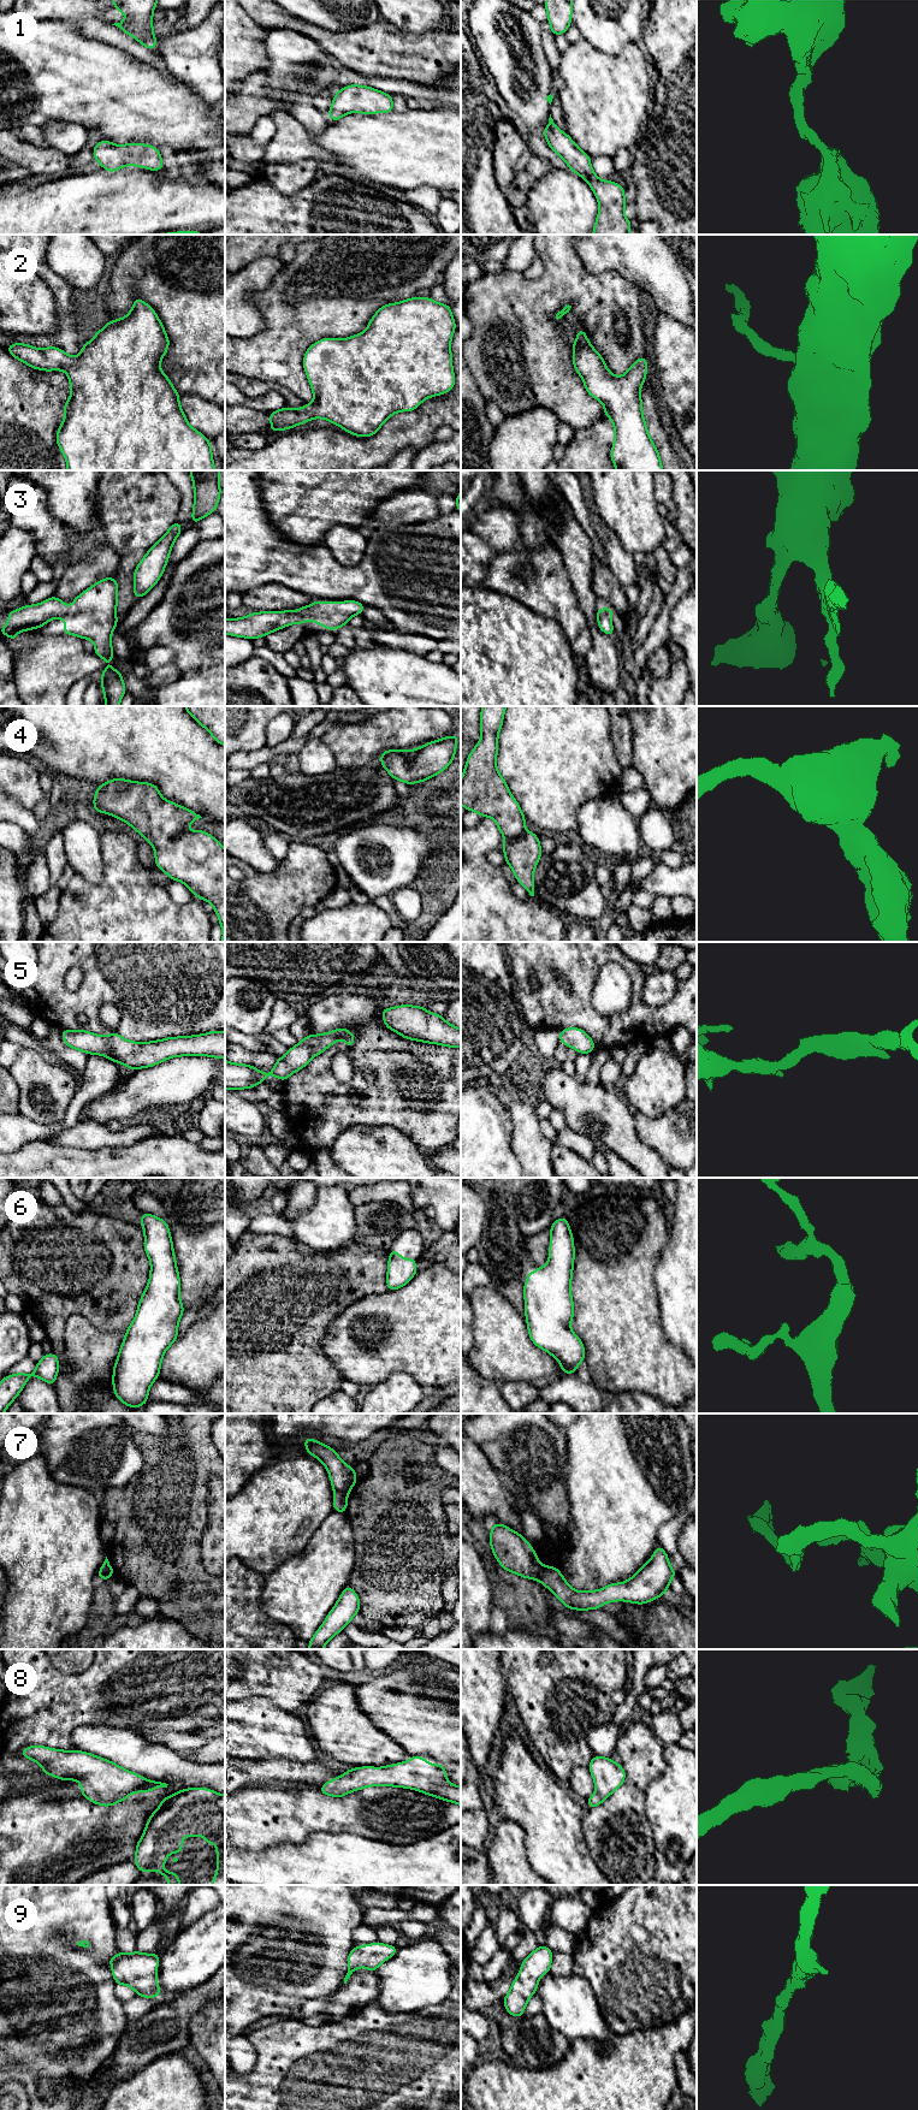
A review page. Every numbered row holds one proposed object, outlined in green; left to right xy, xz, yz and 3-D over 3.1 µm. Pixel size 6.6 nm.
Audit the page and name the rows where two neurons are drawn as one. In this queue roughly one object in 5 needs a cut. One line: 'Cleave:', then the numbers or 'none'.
Cleave: 7

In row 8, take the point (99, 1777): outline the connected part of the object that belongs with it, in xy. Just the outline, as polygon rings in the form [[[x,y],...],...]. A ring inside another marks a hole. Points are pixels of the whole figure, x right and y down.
[[[29,1746],[24,1748],[20,1756],[36,1761],[42,1766],[41,1771],[60,1780],[78,1780],[84,1798],[97,1806],[111,1807],[135,1792],[150,1792],[158,1788],[167,1788],[168,1784],[158,1780],[146,1780],[141,1774],[126,1771],[113,1761],[102,1759],[94,1754],[81,1750],[60,1750],[45,1746]]]

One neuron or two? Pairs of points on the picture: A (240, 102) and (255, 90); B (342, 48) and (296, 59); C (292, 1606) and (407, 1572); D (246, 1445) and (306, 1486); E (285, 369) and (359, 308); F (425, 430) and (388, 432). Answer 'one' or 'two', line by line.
A: one
B: two
C: two
D: two
E: one
F: one

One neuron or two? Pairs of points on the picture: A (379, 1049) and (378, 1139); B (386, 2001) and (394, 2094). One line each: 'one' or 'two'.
A: two
B: two

